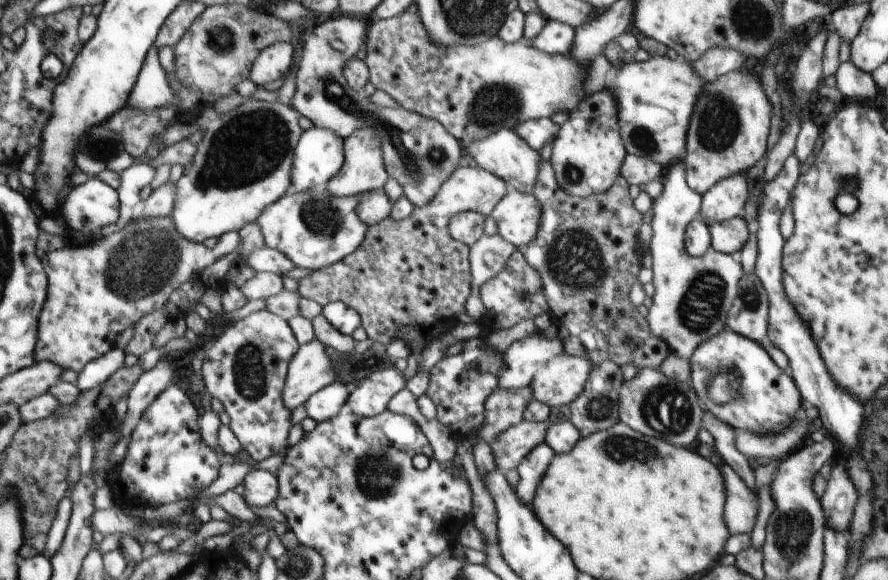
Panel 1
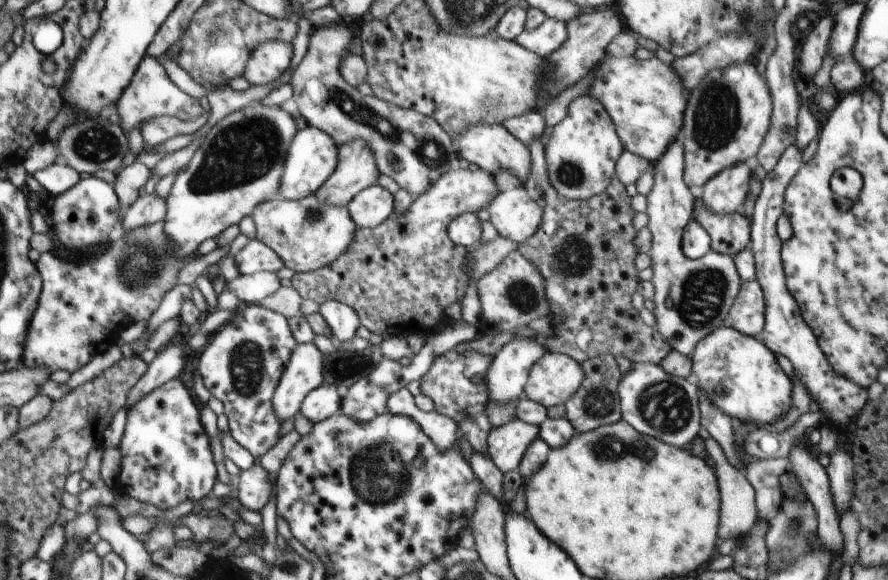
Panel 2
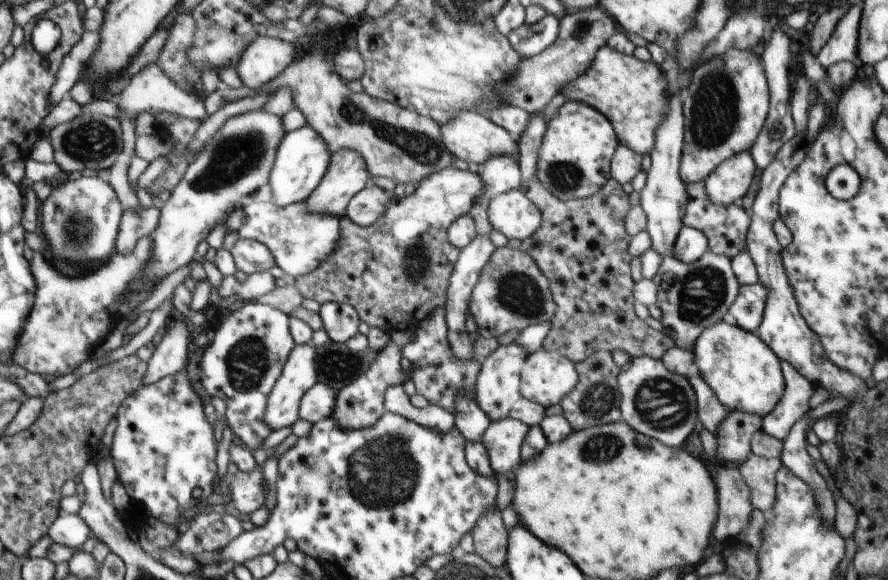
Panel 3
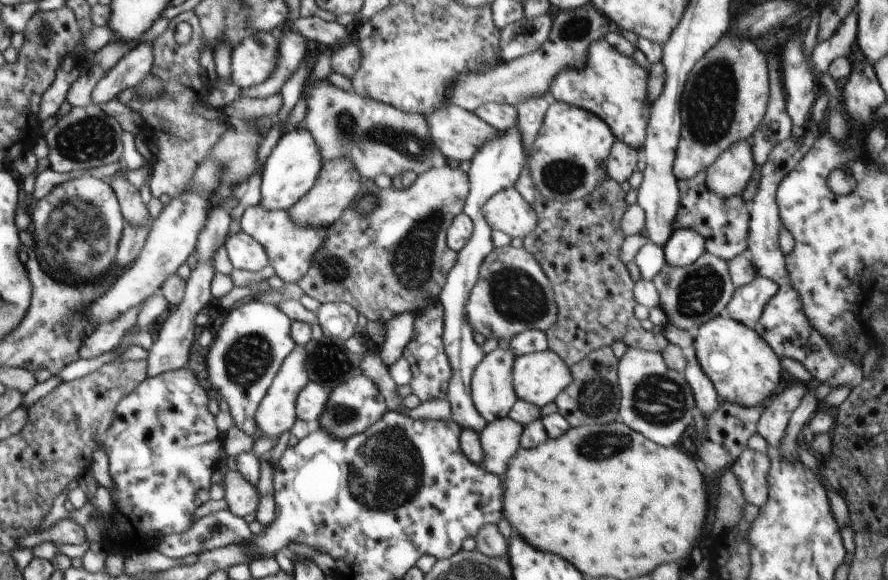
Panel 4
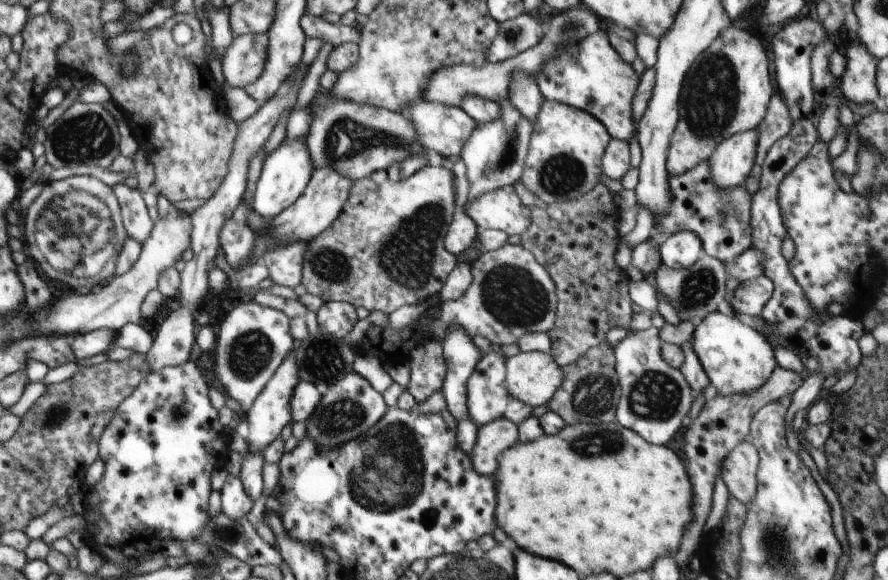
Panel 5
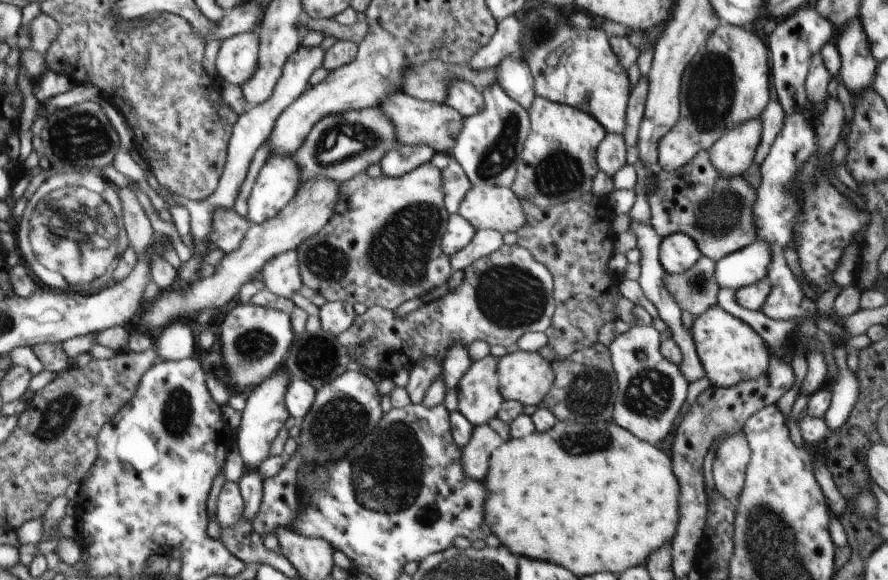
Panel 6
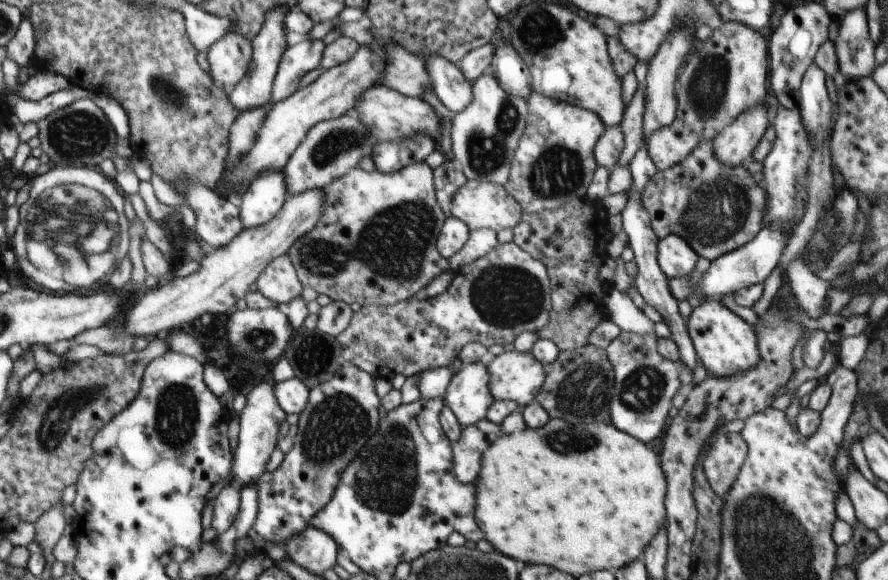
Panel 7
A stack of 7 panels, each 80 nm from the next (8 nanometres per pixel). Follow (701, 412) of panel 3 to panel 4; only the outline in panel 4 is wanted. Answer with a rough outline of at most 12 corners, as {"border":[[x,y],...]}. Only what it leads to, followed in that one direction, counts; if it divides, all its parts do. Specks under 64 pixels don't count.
{"border":[[698,361],[683,374],[696,408],[705,418],[721,403],[714,385]]}

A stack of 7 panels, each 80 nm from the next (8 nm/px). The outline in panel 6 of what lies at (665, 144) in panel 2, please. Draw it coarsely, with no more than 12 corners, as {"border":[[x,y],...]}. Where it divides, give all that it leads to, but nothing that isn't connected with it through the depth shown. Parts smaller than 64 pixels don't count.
{"border":[[519,16],[537,96],[622,135],[632,86],[604,29]]}

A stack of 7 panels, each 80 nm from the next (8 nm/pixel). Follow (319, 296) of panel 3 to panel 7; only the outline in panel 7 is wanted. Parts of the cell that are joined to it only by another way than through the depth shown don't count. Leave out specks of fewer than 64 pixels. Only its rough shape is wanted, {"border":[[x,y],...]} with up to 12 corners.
{"border":[[425,162],[320,188],[301,285],[394,306],[450,270]]}

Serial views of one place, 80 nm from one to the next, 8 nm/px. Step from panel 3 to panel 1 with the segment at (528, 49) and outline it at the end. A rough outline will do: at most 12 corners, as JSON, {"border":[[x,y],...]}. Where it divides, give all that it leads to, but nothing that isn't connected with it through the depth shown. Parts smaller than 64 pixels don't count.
{"border":[[546,20],[526,43],[550,54],[568,55],[575,27]]}

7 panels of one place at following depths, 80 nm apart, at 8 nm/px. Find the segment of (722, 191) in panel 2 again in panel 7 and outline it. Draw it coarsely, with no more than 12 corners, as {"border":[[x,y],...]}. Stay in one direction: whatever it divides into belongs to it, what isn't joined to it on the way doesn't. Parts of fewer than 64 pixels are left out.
{"border":[[766,103],[713,138],[726,167],[746,167],[768,127]]}

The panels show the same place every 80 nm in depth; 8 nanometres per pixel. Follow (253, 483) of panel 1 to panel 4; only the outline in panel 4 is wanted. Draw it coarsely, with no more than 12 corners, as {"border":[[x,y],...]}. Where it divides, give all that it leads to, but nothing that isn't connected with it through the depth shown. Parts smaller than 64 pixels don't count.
{"border":[[228,470],[221,506],[239,517],[259,505],[257,488]]}

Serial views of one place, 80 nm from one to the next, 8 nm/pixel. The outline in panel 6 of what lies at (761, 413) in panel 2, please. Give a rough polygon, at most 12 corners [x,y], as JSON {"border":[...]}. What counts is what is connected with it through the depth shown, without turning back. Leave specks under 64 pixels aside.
{"border":[[718,305],[694,318],[712,386],[763,375],[769,348]]}

